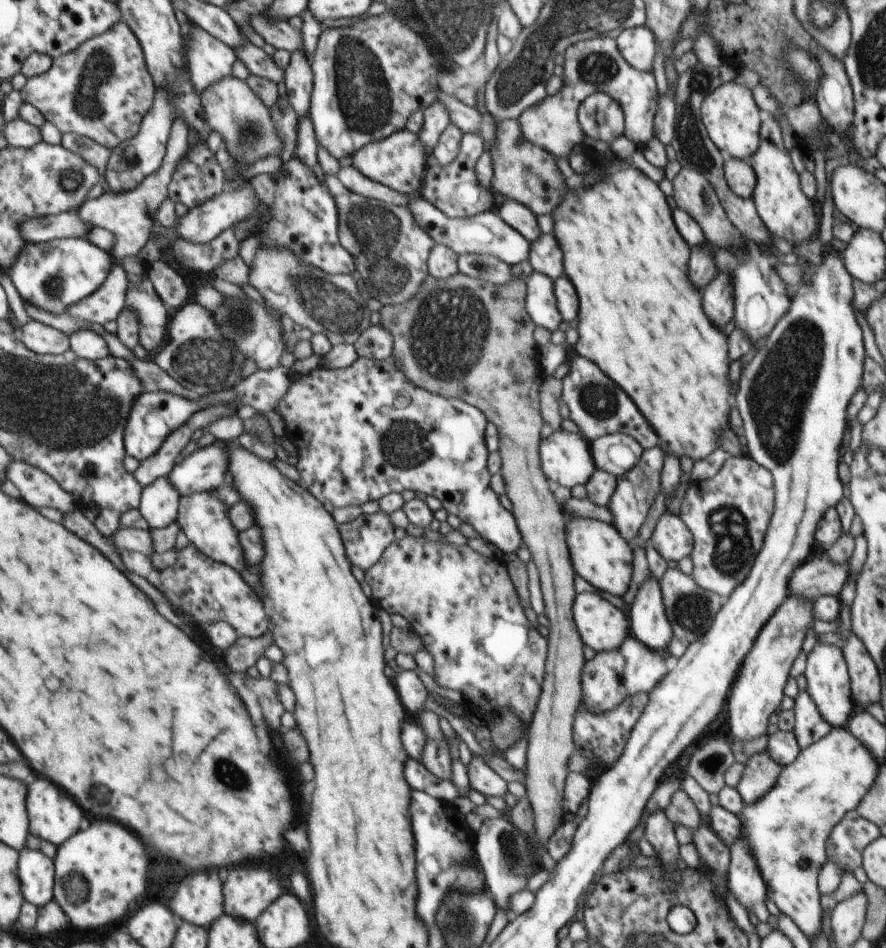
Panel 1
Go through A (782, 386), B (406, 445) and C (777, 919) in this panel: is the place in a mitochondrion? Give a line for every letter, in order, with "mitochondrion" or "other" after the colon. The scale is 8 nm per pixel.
A: mitochondrion
B: mitochondrion
C: other

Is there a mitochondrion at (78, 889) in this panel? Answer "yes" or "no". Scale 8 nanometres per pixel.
yes

